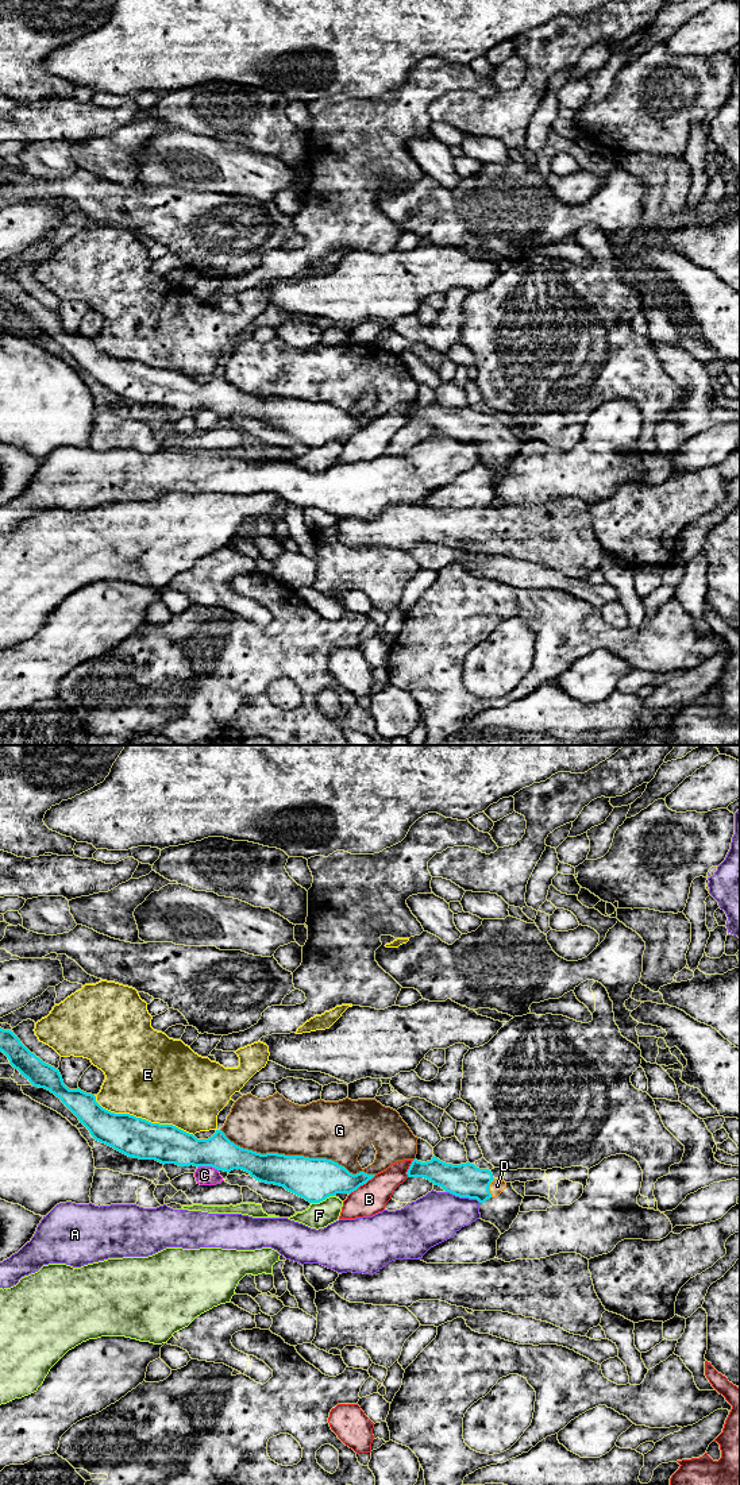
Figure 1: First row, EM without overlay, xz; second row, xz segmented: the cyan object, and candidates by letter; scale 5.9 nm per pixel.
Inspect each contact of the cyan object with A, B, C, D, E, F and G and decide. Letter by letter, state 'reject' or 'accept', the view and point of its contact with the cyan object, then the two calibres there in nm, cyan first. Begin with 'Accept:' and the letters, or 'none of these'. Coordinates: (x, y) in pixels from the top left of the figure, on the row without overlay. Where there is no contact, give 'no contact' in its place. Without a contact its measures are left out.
Accept: D
A: reject; meets cyan in xz at (463, 440); 200 nm thick on the cyan side, 300 nm on the other
B: reject; meets cyan in xz at (362, 428); 240 nm thick on the cyan side, 190 nm on the other
C: reject; meets cyan in xz at (208, 409); 220 nm thick on the cyan side, 110 nm on the other
D: accept; meets cyan in xz at (488, 432); 200 nm thick on the cyan side, 90 nm on the other
E: reject; meets cyan in xz at (141, 362); 240 nm thick on the cyan side, 500 nm on the other
F: reject; meets cyan in xz at (322, 444); 260 nm thick on the cyan side, 160 nm on the other
G: reject; meets cyan in xz at (297, 400); 260 nm thick on the cyan side, 340 nm on the other

